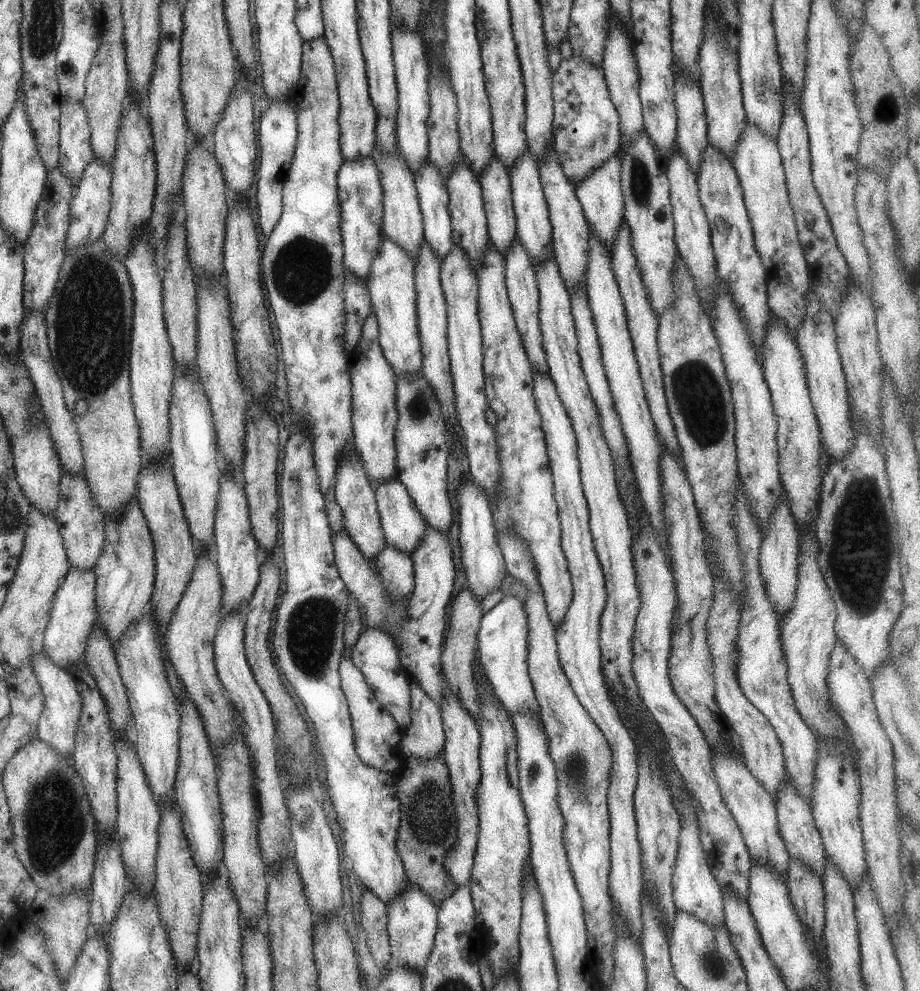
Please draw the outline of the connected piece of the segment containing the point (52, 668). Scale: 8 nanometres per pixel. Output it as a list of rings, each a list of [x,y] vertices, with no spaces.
[[[37,652],[31,659],[31,665],[34,668],[34,674],[41,685],[43,699],[43,710],[38,718],[36,731],[37,740],[49,744],[59,756],[71,757],[73,746],[75,746],[75,728],[81,712],[81,696],[75,686],[73,677],[68,670],[63,670],[55,666],[46,653]]]

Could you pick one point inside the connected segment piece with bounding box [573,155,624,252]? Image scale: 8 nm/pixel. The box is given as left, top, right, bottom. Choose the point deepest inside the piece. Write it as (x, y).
(599, 193)

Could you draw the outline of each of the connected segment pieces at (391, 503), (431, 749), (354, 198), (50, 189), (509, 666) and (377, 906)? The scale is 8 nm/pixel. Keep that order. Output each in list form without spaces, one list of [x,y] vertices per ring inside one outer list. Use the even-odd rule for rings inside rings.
[[[396,478],[381,480],[373,489],[384,542],[410,555],[425,532],[424,518]]]
[[[412,678],[409,681],[409,696],[410,722],[399,740],[403,756],[415,758],[441,756],[445,738],[440,708]]]
[[[371,157],[342,162],[336,174],[336,187],[340,206],[340,233],[343,245],[342,265],[363,282],[367,280],[369,264],[375,258],[377,246],[383,244],[382,188],[379,173]]]
[[[51,168],[46,172],[46,186],[38,207],[35,208],[34,226],[27,235],[27,240],[22,246],[24,250],[23,264],[26,274],[23,276],[23,308],[24,310],[37,310],[44,312],[49,298],[53,296],[53,286],[57,280],[59,264],[65,256],[65,236],[69,224],[69,206],[74,195],[74,186],[67,176],[59,172],[59,168]]]
[[[503,596],[499,604],[483,613],[479,620],[476,652],[483,672],[493,687],[493,694],[499,698],[509,716],[517,712],[538,714],[539,706],[527,672],[527,614],[519,596]]]
[[[366,890],[360,898],[360,923],[367,934],[369,952],[377,967],[387,965],[390,946],[386,930],[386,905],[371,891]]]

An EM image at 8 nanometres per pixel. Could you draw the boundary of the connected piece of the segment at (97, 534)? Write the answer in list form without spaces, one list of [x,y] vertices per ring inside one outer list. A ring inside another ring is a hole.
[[[65,470],[61,471],[57,506],[55,506],[55,512],[52,515],[55,517],[57,530],[63,539],[68,568],[73,566],[79,570],[91,570],[95,566],[99,554],[101,554],[104,539],[104,514],[99,510],[99,506],[93,502],[91,491],[84,476],[65,474]]]

